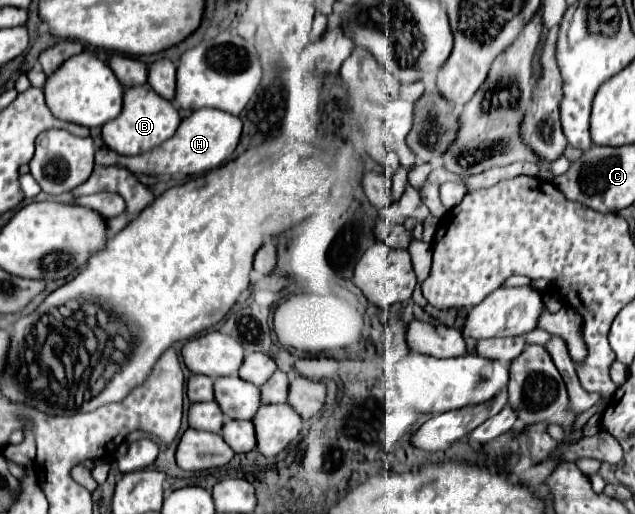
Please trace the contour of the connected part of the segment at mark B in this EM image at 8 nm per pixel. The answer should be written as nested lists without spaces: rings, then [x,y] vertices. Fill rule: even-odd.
[[[146,83],[124,91],[124,109],[116,119],[108,121],[102,127],[102,139],[112,151],[120,155],[140,155],[142,151],[148,153],[154,147],[162,145],[166,139],[170,139],[176,133],[178,125],[180,125],[180,115],[176,105],[156,95],[156,91],[152,91],[152,87],[148,87]]]

